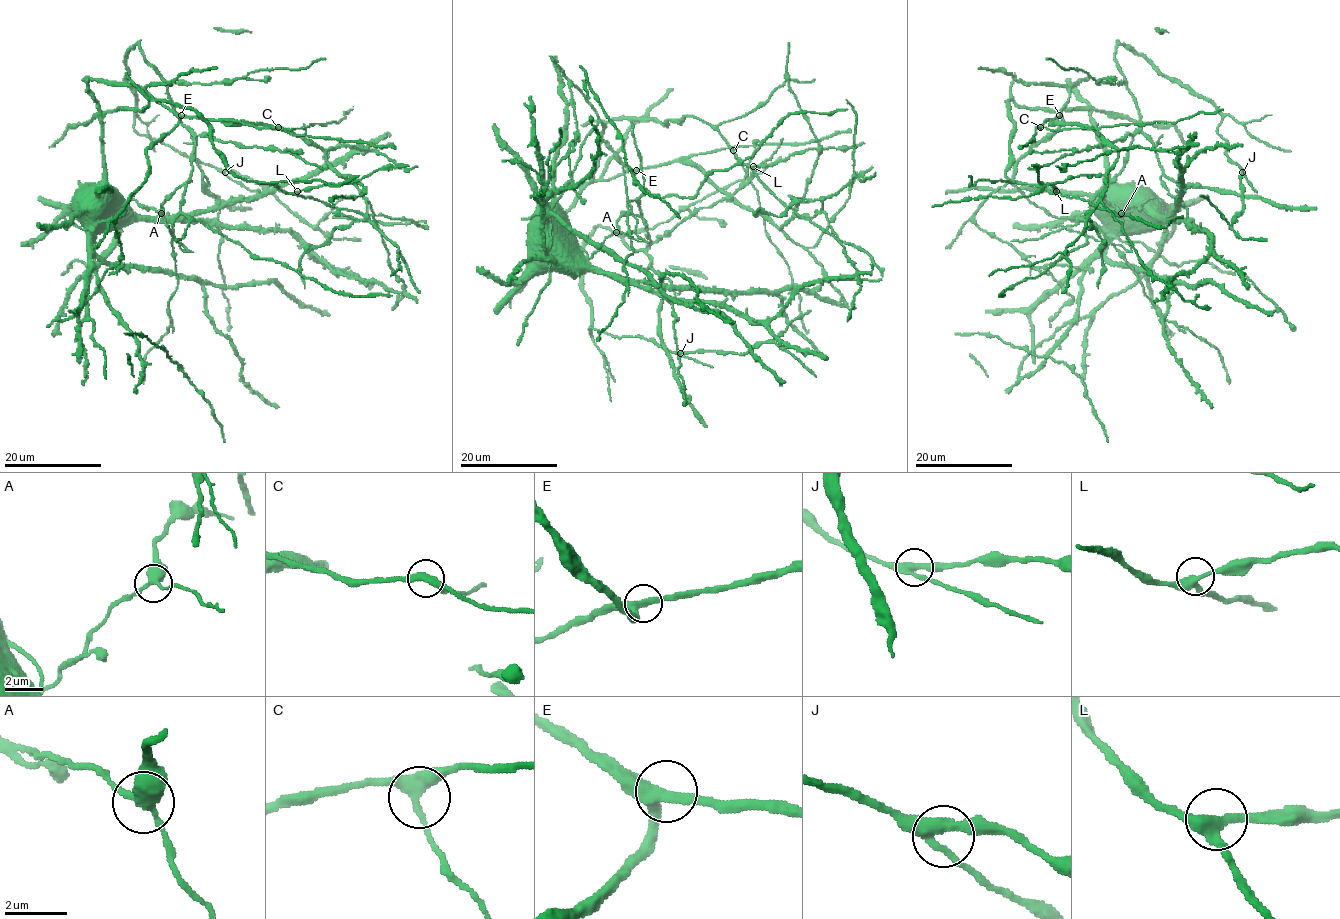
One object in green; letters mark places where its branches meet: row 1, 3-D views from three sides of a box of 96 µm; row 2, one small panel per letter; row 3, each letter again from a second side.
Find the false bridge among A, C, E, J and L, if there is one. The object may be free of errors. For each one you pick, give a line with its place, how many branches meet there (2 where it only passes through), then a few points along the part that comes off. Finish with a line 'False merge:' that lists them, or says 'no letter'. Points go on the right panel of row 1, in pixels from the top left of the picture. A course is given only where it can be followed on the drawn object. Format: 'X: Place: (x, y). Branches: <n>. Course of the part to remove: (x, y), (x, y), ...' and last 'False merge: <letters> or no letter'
A: Place: (1121, 213). Branches: 3. Course of the part to remove: (1121, 213), (1129, 251), (1056, 225)
False merge: A

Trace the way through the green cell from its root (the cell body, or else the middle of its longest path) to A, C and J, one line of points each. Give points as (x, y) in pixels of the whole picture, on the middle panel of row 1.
A: (553, 217), (549, 221), (592, 265), (672, 287), (651, 268), (645, 222), (625, 213), (616, 231)
C: (553, 217), (543, 212), (562, 193), (581, 144), (599, 122), (607, 147), (634, 173), (733, 150)
J: (553, 217), (592, 265), (672, 285), (642, 251), (598, 225), (582, 257), (589, 331), (642, 337), (680, 353)

